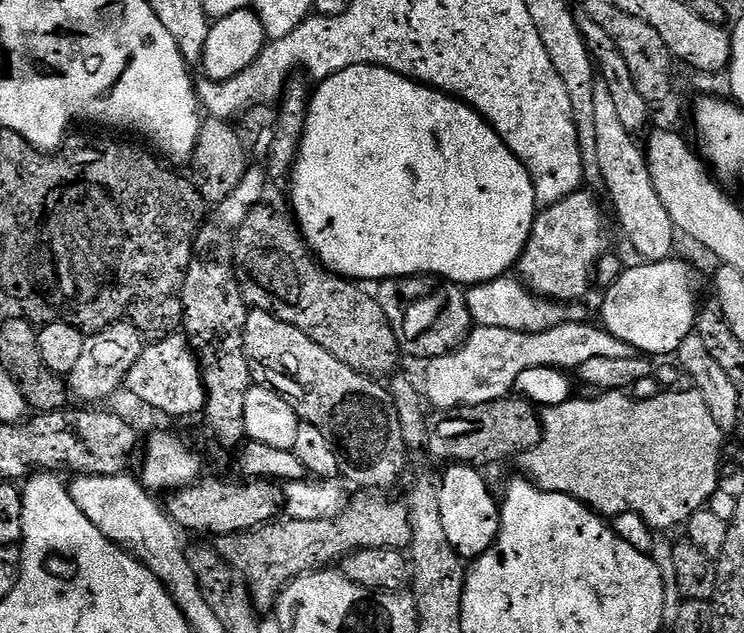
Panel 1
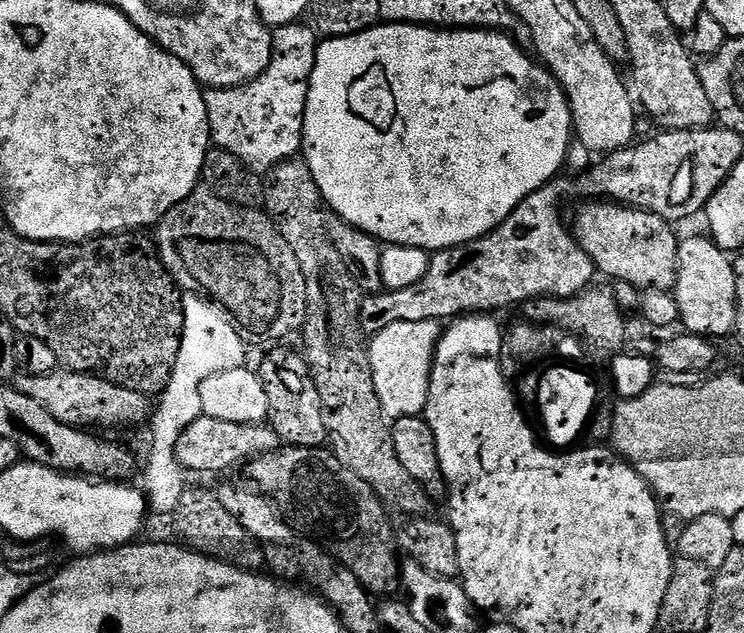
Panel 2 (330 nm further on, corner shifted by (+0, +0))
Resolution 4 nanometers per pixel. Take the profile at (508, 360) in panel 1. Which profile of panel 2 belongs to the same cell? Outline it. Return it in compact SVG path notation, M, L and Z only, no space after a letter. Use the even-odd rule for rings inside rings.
M439 320L430 322L394 322L394 326L386 326L377 336L371 337L368 357L374 378L374 390L378 394L378 402L389 421L395 422L407 416L418 416L428 405L428 391L432 381L432 363L436 357L436 347L442 335L442 324Z

